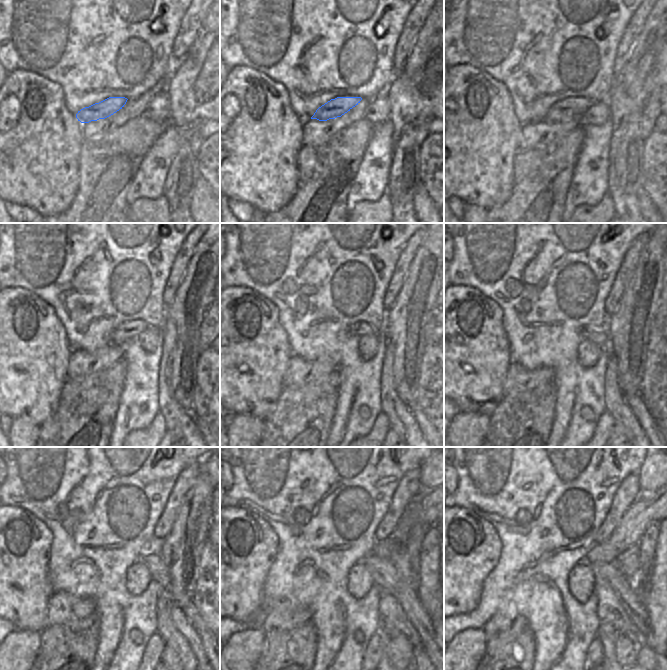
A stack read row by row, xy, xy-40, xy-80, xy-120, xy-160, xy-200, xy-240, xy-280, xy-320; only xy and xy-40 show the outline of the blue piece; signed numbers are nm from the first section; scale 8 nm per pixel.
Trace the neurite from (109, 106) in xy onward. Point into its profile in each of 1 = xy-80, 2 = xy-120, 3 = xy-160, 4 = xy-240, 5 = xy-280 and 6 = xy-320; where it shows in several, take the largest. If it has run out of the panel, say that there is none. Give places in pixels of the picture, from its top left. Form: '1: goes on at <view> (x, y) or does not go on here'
1: goes on at xy-80 (569, 108)
2: goes on at xy-120 (131, 329)
3: goes on at xy-160 (360, 328)
4: goes on at xy-240 (155, 564)
5: goes on at xy-280 (384, 574)
6: goes on at xy-320 (607, 573)

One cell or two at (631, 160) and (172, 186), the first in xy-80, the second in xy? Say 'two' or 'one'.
one

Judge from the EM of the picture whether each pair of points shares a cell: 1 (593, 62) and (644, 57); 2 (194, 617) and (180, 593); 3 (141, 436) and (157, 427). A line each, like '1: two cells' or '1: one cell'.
1: two cells
2: two cells
3: one cell

